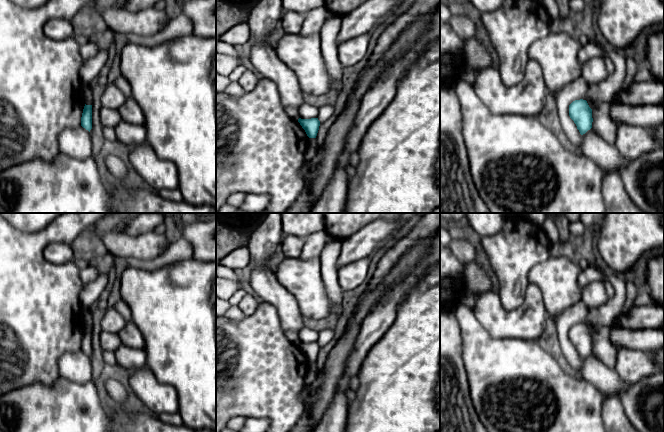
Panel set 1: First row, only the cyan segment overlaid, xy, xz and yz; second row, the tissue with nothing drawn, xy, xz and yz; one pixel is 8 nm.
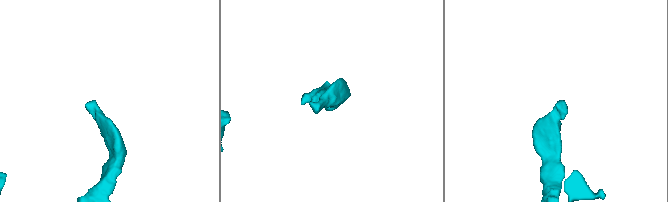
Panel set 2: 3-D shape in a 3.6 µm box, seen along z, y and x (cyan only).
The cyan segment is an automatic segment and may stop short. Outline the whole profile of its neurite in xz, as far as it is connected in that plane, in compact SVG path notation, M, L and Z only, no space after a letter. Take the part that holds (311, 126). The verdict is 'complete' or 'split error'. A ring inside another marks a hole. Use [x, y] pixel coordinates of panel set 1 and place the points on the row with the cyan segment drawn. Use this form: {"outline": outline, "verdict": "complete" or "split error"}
{"outline": "M299 118L298 122L305 130L309 138L316 138L320 126L320 121L318 120L318 118L311 118L311 119Z", "verdict": "complete"}

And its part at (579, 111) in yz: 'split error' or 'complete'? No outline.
complete

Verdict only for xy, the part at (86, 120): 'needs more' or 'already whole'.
already whole

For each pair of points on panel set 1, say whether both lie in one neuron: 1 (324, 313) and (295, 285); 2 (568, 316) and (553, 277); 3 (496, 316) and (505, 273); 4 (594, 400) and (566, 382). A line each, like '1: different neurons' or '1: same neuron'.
1: same neuron
2: different neurons
3: different neurons
4: same neuron

